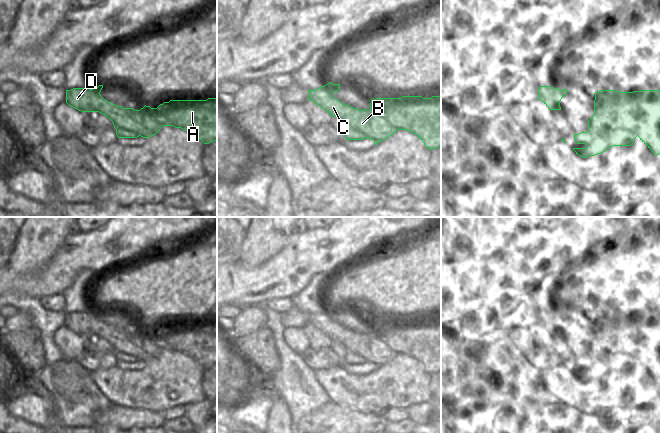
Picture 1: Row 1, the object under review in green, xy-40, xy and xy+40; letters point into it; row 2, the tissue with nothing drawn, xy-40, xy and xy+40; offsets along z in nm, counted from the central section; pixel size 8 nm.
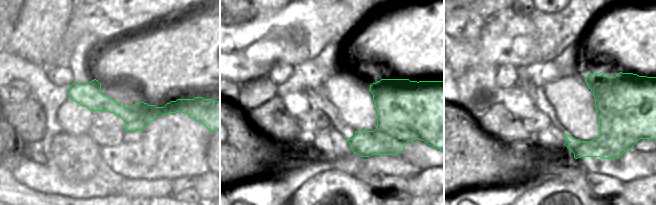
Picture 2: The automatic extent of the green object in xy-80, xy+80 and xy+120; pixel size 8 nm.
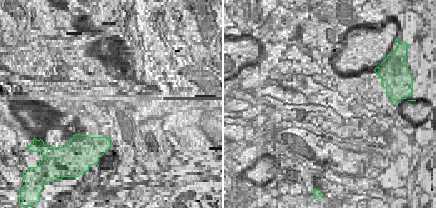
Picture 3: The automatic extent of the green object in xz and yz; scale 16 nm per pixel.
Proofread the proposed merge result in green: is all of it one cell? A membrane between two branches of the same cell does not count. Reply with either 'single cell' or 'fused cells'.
fused cells

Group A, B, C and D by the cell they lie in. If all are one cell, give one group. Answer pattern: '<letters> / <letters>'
A / B C D

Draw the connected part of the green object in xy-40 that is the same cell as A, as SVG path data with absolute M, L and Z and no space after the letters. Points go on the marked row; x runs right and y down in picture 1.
M217 98L207 100L170 100L156 108L164 126L181 128L204 144L217 141Z

